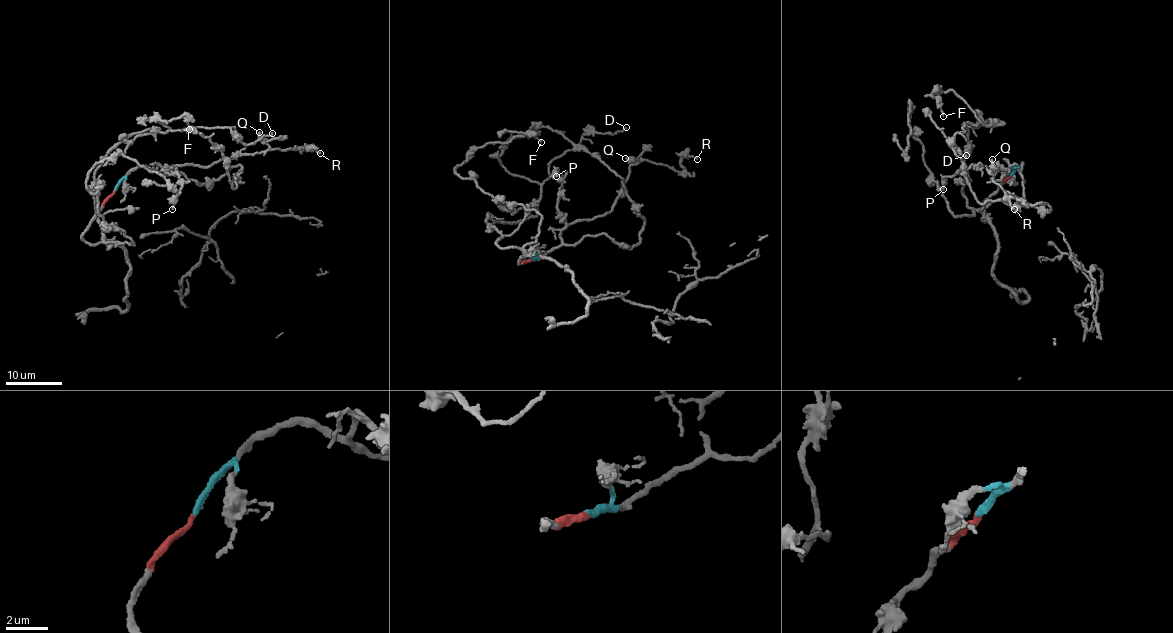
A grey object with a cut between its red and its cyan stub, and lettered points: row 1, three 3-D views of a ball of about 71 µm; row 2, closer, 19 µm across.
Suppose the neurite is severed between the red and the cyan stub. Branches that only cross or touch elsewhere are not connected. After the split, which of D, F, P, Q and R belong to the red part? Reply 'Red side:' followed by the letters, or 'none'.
Red side: D, F

